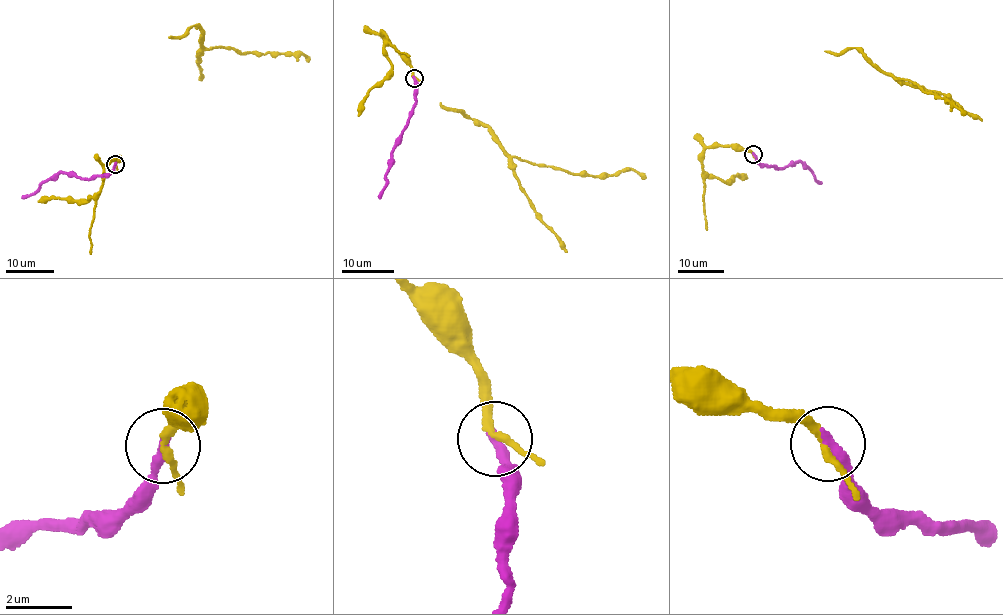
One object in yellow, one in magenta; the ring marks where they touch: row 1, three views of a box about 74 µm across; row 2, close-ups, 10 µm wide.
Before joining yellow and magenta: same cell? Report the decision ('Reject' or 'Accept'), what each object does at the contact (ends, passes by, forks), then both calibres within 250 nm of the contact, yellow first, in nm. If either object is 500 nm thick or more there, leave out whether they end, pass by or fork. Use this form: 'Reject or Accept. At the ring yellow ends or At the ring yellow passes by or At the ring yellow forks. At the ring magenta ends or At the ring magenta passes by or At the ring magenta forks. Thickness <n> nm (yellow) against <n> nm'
Accept. At the ring yellow passes by. At the ring magenta ends. Thickness 240 nm (yellow) against 360 nm

